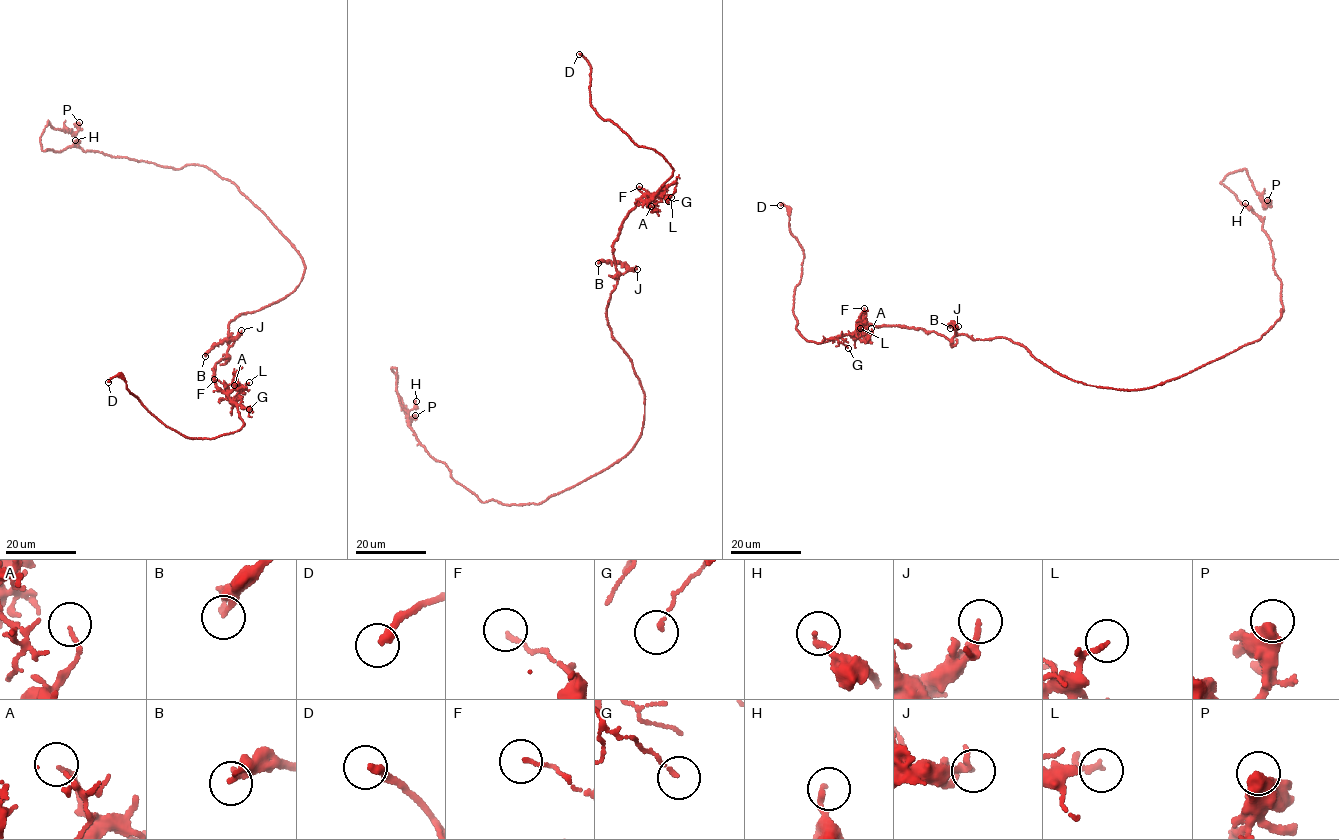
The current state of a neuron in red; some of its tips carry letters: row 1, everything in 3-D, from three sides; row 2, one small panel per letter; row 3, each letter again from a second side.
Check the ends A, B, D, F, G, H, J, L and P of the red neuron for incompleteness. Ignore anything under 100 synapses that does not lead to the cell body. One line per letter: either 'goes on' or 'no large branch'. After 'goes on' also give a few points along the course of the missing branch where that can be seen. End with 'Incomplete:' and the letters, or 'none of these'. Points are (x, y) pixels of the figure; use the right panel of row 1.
A: no large branch
B: no large branch
D: goes on
F: no large branch
G: no large branch
H: no large branch
J: no large branch
L: no large branch
P: no large branch
Incomplete: D

